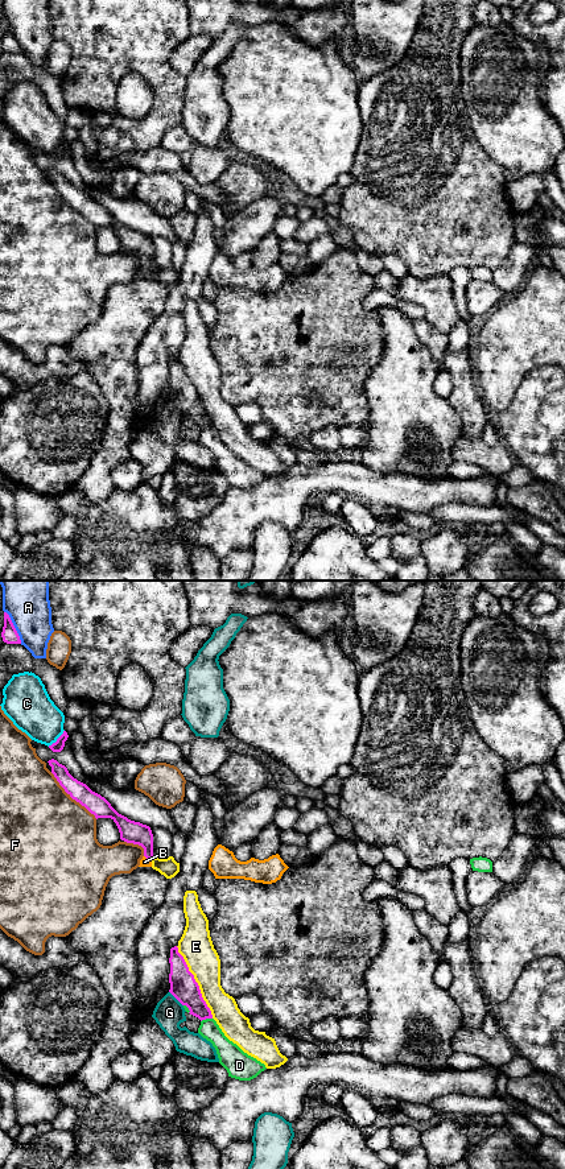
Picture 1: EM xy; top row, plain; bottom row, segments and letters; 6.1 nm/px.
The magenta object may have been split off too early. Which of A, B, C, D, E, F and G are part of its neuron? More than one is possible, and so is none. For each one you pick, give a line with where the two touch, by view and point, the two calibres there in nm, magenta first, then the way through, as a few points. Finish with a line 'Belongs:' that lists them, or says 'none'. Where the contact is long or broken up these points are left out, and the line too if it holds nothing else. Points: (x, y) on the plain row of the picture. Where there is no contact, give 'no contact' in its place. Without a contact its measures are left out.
Belongs: none

